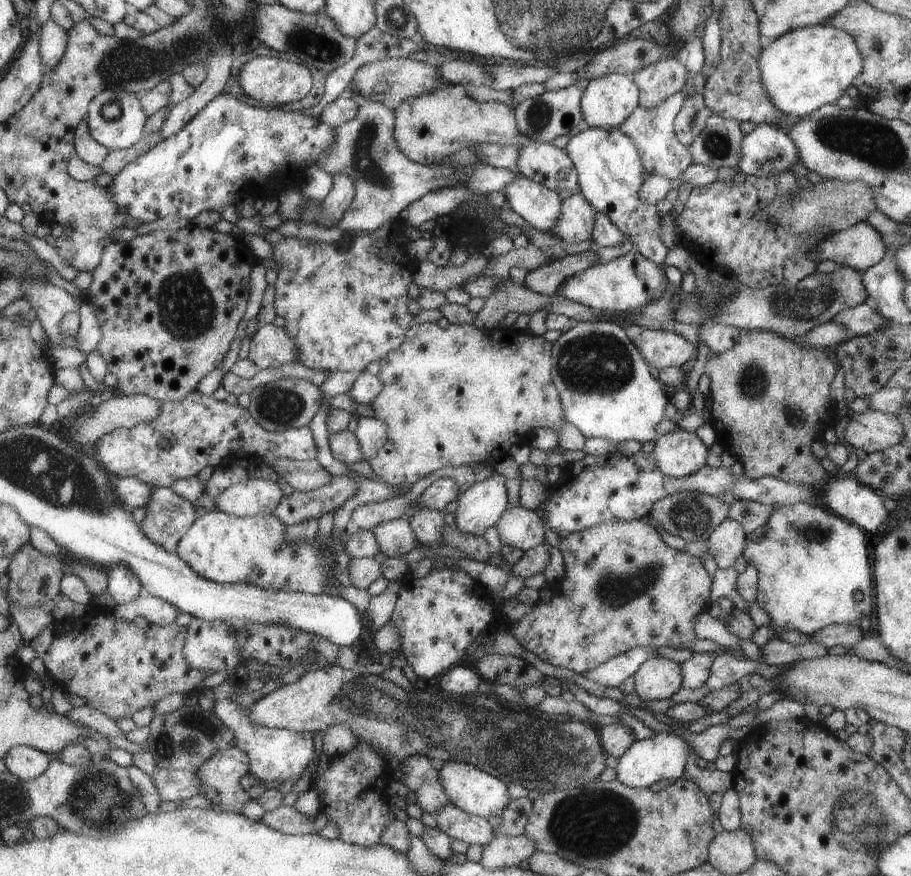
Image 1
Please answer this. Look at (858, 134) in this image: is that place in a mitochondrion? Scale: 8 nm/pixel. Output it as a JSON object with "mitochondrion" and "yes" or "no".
{"mitochondrion":"yes"}

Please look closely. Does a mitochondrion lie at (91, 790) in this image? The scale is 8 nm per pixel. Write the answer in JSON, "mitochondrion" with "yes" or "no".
{"mitochondrion":"yes"}

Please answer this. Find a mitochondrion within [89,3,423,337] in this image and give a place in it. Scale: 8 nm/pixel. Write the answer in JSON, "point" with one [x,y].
{"point":[121,62]}

